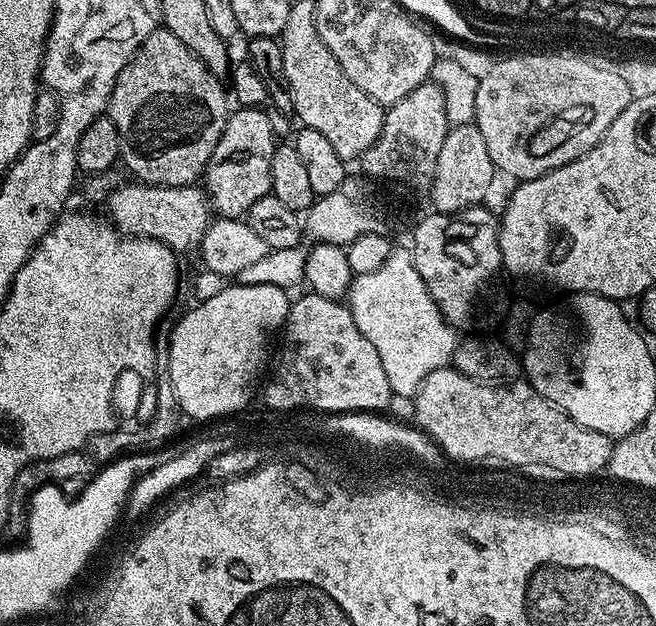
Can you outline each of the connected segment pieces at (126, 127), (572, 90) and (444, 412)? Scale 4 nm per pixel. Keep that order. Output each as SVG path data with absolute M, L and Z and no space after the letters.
M160 26L148 35L146 42L132 56L132 61L118 74L114 90L108 99L106 115L112 119L120 139L120 160L142 184L157 184L167 188L187 188L203 177L204 167L222 138L222 130L230 115L230 96L216 76L195 52L174 33Z
M547 52L500 64L482 80L478 101L474 123L482 130L492 164L519 182L582 158L633 97L604 62L596 64L571 52Z
M447 366L427 374L414 395L413 404L415 426L427 434L452 462L488 464L497 460L497 465L507 466L513 473L532 481L587 481L596 476L595 472L603 473L612 457L613 437L578 426L574 418L554 407L527 382L485 382Z

